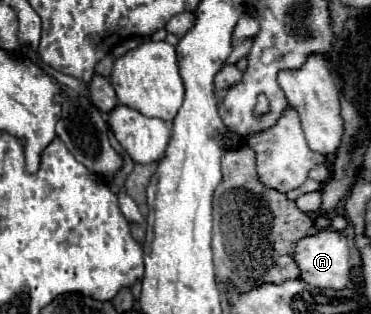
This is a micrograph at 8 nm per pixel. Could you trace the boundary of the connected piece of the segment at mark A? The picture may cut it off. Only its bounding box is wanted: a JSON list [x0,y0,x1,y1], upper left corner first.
[292,230,350,288]

